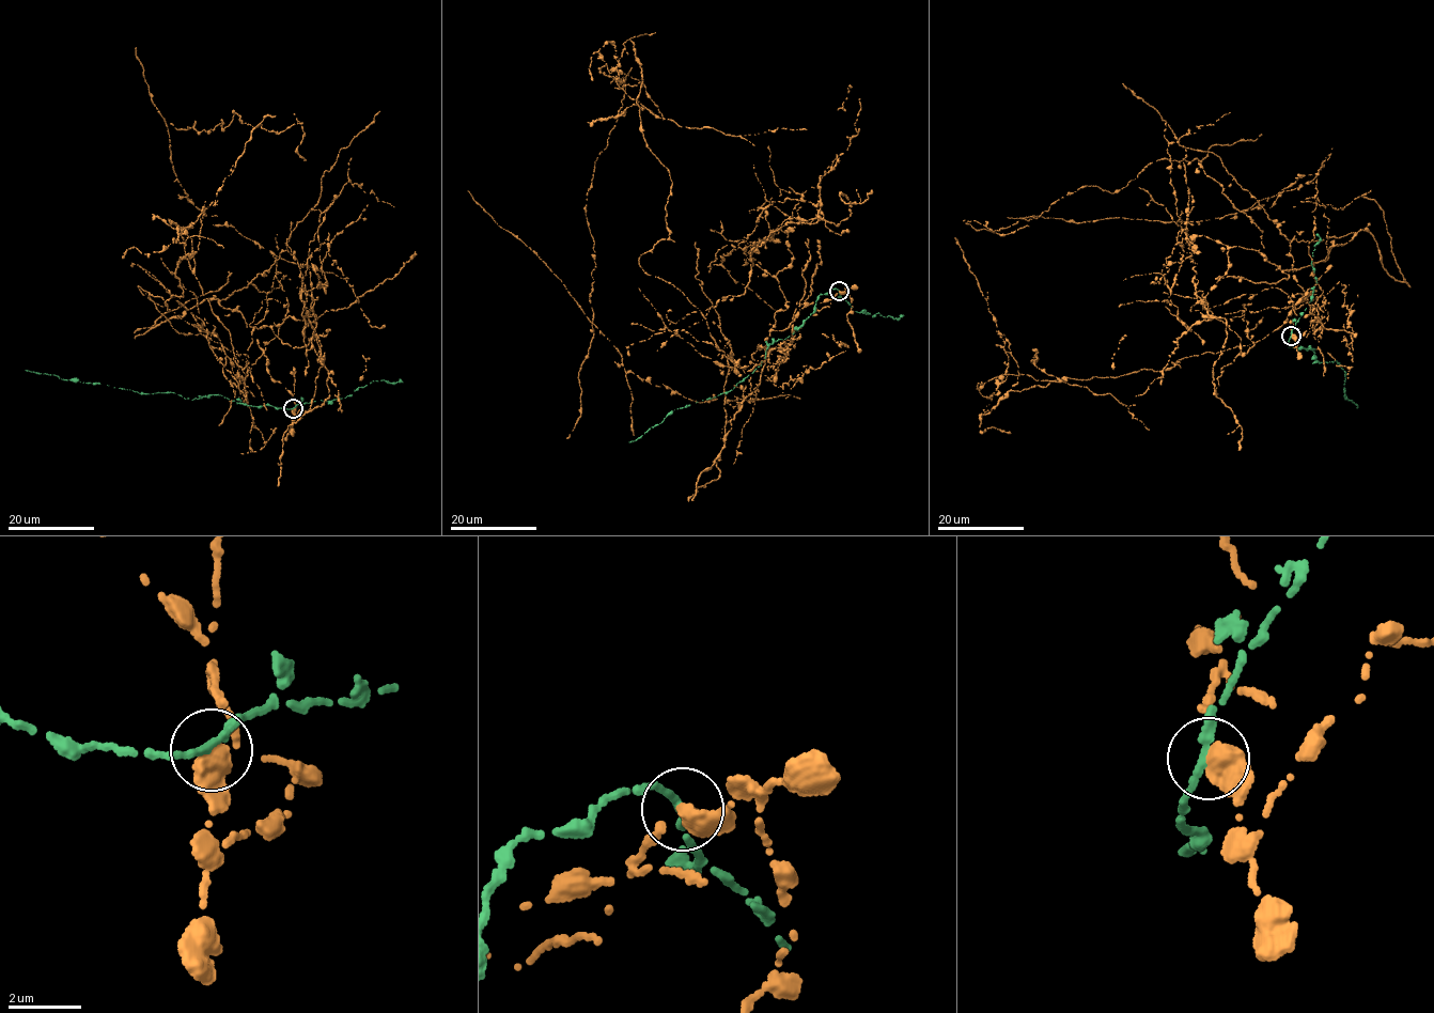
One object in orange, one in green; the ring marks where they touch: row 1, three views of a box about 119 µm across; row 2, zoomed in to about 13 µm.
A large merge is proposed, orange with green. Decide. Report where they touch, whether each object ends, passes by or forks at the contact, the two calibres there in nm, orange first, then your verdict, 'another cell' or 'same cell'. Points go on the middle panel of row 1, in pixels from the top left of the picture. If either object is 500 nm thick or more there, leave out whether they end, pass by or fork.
at (839, 291); orange passes by; green passes by; 400 nm thick on the orange side, 200 nm on the other; another cell

